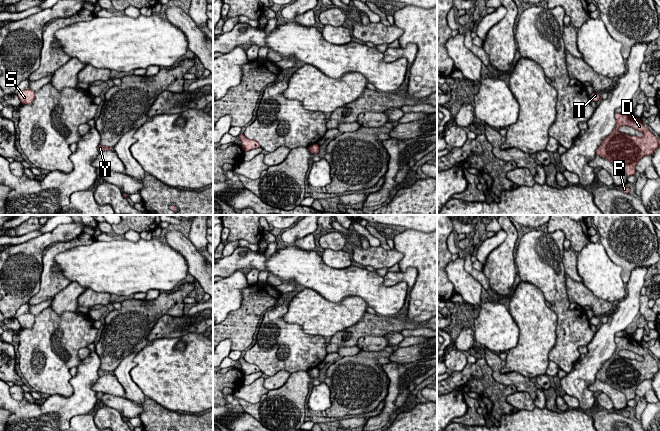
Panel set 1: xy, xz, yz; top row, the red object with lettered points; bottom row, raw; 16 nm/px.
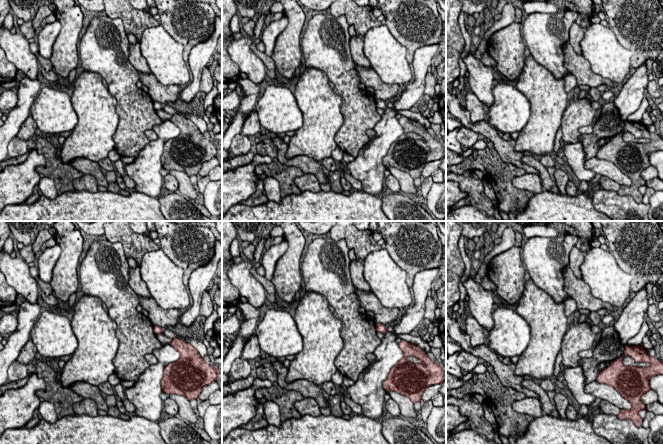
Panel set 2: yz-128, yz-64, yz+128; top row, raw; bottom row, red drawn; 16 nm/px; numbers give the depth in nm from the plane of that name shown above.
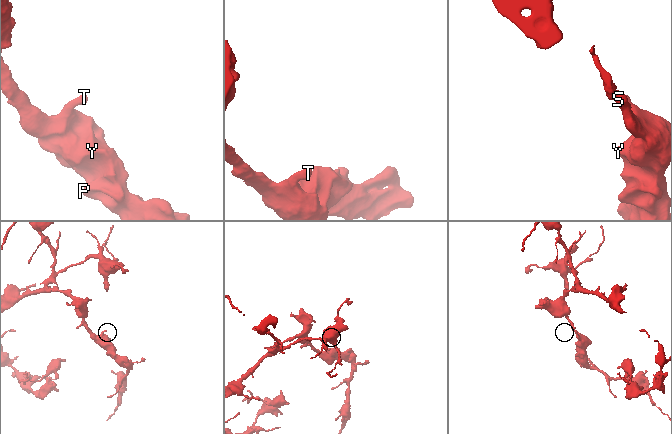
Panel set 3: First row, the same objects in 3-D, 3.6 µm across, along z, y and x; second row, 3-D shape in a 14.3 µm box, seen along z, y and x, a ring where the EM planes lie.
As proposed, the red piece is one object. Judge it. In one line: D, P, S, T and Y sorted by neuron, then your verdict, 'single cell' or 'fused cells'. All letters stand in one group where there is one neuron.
D P S T Y | single cell

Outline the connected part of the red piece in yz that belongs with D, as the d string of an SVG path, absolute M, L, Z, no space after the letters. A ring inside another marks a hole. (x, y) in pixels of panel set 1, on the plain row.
M615 337L616 351L605 361L596 374L601 380L613 388L623 392L627 400L635 399L638 385L647 379L652 379L659 371L658 362L632 338ZM621 350L629 350L643 357L643 361L620 357Z

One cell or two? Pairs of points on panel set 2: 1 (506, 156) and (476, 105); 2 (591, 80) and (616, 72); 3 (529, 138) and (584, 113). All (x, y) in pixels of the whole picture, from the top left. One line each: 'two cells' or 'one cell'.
1: two cells
2: two cells
3: two cells

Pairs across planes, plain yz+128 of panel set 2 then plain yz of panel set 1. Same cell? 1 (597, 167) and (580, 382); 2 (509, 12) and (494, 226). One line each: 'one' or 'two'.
1: two
2: two

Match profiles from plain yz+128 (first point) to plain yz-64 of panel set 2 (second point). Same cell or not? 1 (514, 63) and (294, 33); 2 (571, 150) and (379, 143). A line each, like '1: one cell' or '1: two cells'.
1: one cell
2: one cell

